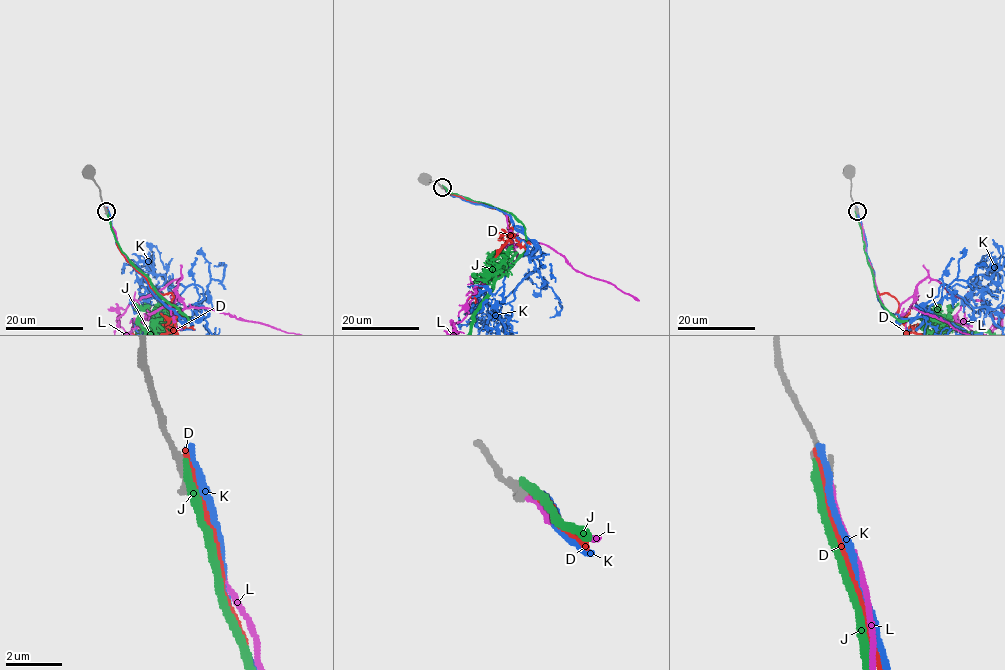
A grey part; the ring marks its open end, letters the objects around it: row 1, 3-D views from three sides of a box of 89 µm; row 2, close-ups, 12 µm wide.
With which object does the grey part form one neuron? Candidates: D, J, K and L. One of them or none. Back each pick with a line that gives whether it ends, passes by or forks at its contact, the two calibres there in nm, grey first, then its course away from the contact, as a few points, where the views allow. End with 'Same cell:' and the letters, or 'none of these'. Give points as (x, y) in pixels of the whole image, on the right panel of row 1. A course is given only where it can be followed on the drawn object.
L: It ends there. Thickness 320 nm (grey) against 240 nm. Its course: (857, 211), (887, 310), (928, 277), (981, 300)
Same cell: L

